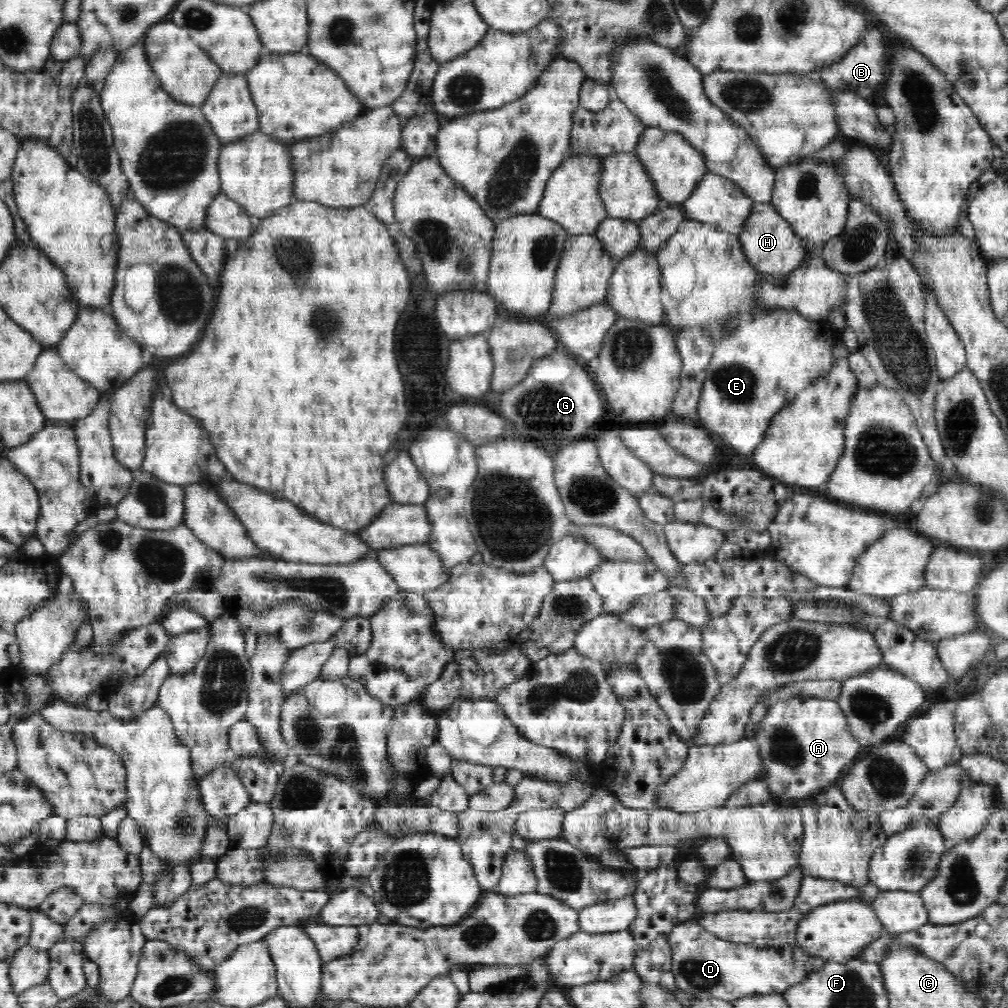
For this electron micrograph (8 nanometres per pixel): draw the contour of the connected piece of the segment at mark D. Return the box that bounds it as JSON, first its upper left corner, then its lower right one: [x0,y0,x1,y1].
[667,918,825,1002]

